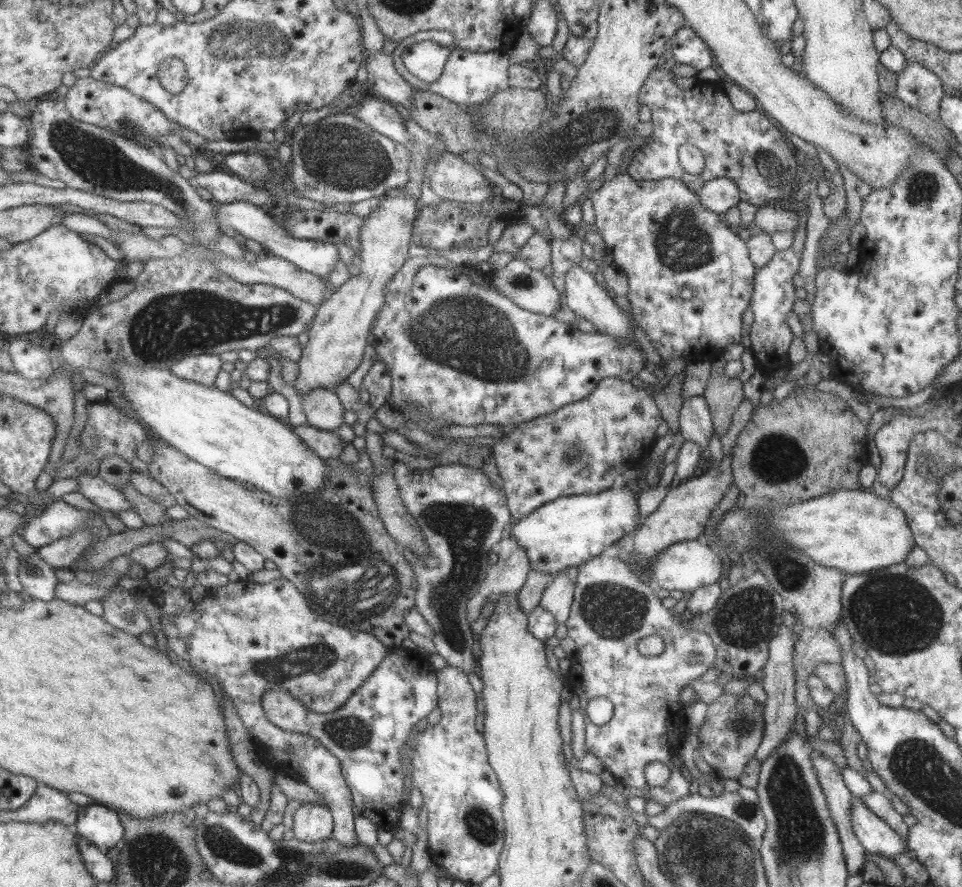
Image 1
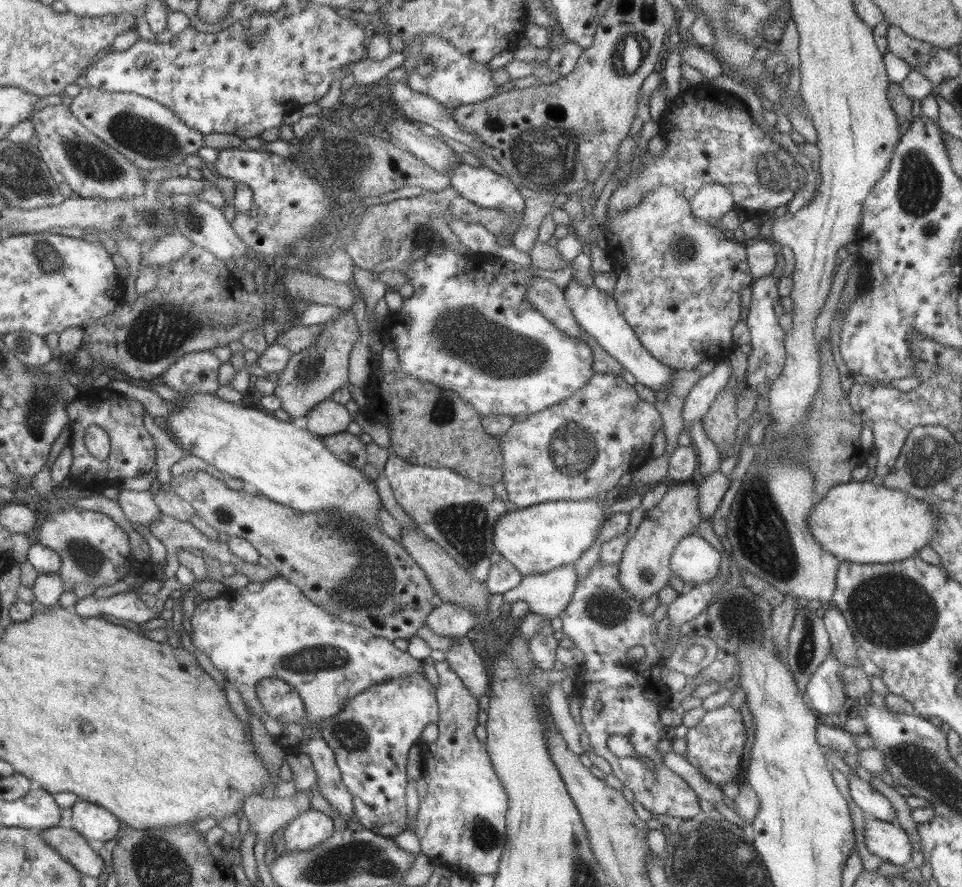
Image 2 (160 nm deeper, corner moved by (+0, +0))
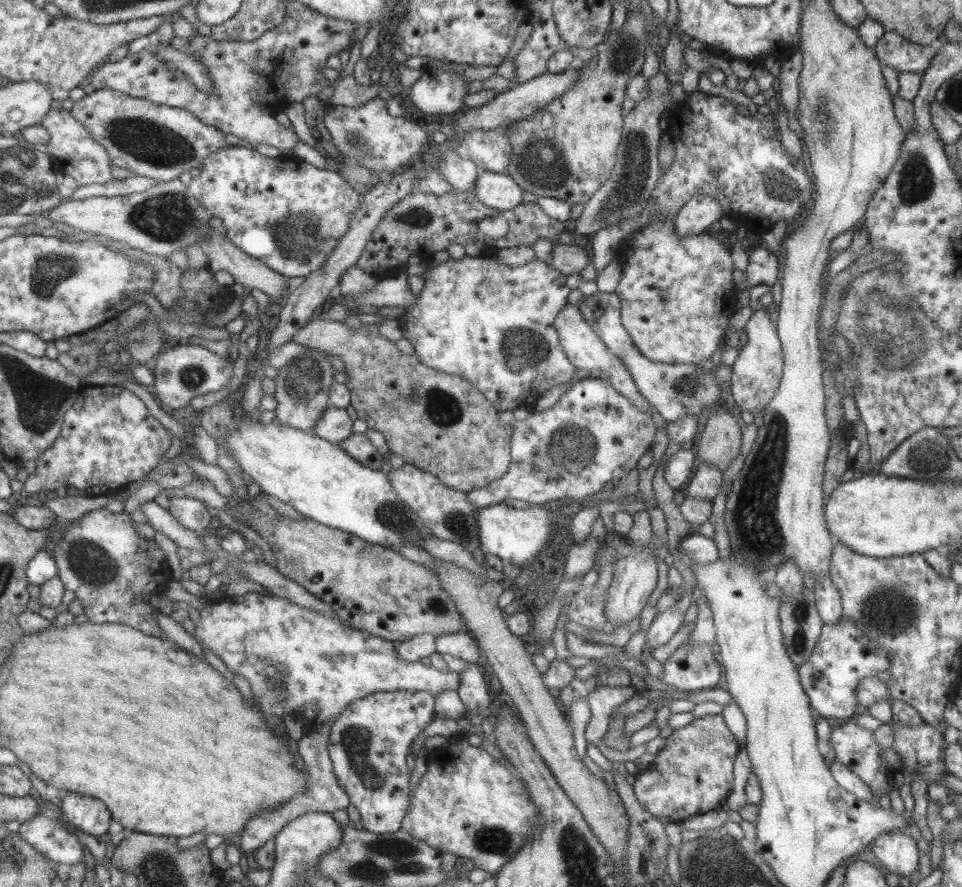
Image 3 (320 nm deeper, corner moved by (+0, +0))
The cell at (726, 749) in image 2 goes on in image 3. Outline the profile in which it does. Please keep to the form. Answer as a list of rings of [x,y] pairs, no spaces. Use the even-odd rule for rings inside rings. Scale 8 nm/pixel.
[[[721,714],[691,720],[683,728],[666,731],[665,746],[644,771],[635,772],[632,789],[643,810],[655,818],[680,823],[694,814],[717,810],[733,784],[733,761],[741,748],[725,727]]]

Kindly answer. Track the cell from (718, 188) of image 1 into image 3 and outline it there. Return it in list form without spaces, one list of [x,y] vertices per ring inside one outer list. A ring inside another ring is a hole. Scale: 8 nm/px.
[[[693,197],[674,214],[674,233],[679,237],[699,234],[721,215],[719,203],[713,197]]]

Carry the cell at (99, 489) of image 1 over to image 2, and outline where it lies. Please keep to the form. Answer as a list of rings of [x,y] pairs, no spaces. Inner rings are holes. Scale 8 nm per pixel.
[[[119,489],[117,504],[131,523],[149,526],[162,512],[156,507],[149,491]]]

